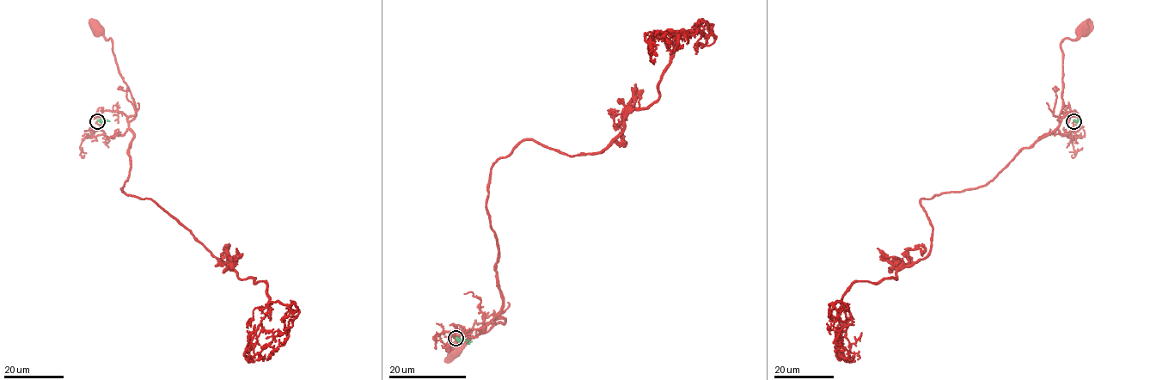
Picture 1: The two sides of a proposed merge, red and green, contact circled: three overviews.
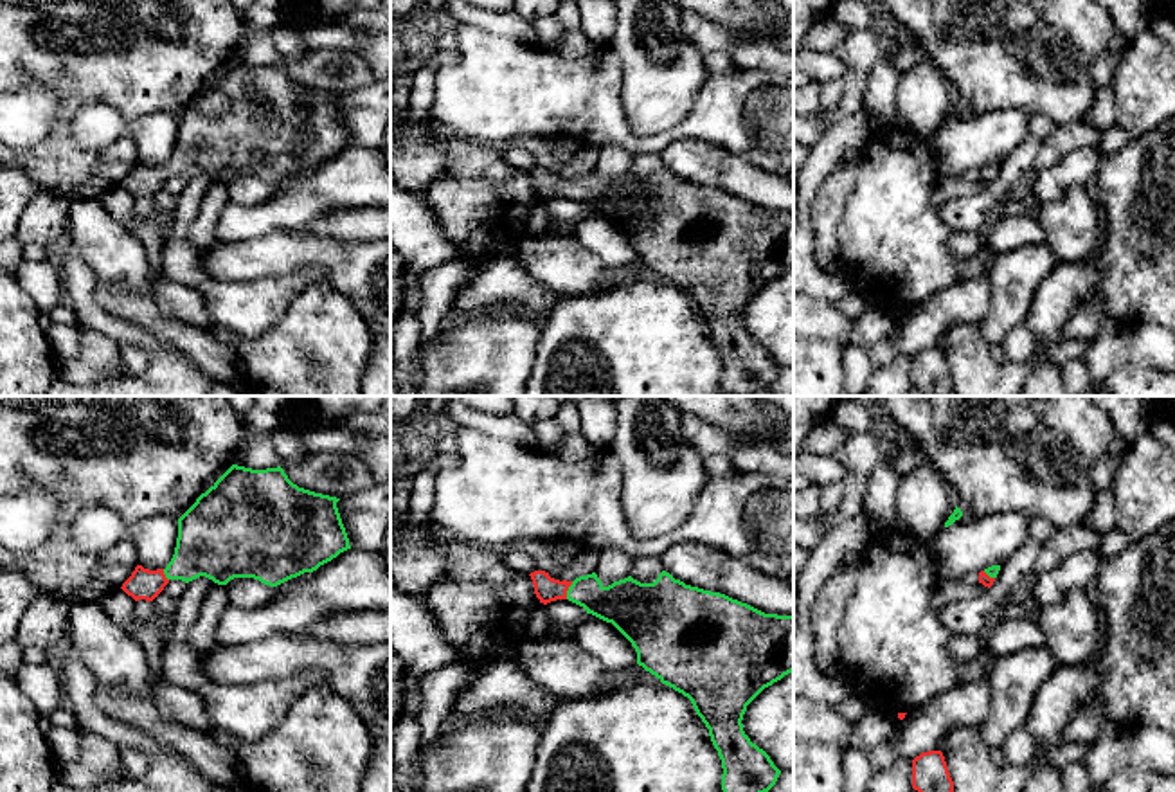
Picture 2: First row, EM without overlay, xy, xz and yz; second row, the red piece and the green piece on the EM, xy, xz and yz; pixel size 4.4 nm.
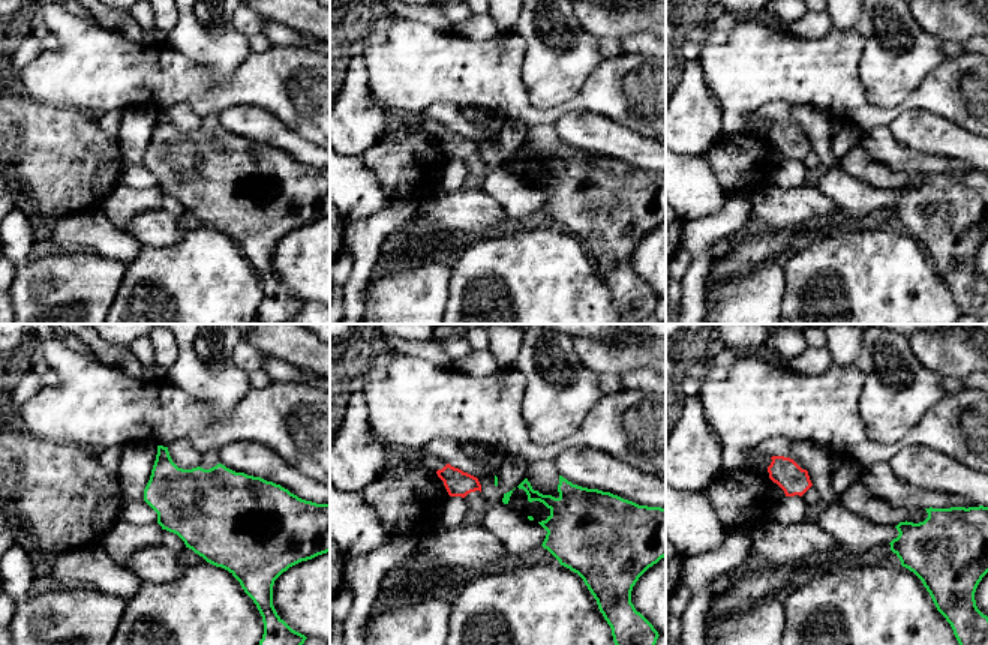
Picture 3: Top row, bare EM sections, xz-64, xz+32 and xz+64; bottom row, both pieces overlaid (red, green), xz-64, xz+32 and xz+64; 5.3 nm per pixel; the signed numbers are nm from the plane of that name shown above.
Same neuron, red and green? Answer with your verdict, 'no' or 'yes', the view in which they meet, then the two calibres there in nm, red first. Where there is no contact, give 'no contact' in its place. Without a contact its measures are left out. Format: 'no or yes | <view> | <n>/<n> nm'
yes | xz | 120/200 nm

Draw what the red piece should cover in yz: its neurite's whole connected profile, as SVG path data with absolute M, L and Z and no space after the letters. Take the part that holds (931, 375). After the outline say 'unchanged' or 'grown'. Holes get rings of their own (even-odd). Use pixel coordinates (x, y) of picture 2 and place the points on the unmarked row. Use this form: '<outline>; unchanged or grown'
M941 347L921 349L912 356L912 385L927 396L945 396L954 389L954 378Z; unchanged

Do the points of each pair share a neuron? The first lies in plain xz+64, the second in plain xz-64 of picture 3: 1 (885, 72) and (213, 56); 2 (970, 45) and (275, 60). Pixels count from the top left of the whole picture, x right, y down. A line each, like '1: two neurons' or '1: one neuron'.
1: one neuron
2: two neurons

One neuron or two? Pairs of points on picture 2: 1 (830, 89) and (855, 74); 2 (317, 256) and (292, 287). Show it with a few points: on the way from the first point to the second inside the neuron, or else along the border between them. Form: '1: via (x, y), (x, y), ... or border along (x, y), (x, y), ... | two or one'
1: border along (844, 80), (843, 99), (823, 112) | two
2: border along (324, 274), (315, 267), (308, 267), (263, 278) | two

